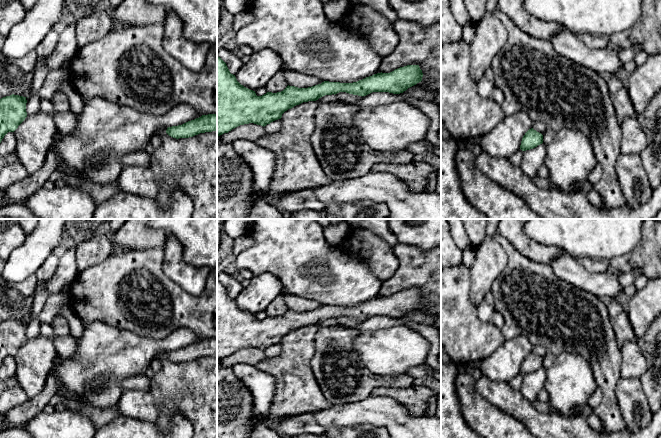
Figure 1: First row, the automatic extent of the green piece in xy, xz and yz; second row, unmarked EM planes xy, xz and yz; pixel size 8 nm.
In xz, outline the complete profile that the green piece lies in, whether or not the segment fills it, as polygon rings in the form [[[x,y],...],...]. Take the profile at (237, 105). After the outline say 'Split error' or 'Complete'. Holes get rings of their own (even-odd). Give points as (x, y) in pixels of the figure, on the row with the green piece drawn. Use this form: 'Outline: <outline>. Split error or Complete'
Outline: [[[217,56],[217,137],[244,124],[254,123],[264,127],[281,119],[288,109],[325,95],[339,92],[362,97],[372,92],[400,94],[421,82],[422,77],[419,65],[407,65],[353,83],[324,81],[308,88],[288,85],[281,92],[257,96],[255,91],[241,85],[226,63]]]. Complete

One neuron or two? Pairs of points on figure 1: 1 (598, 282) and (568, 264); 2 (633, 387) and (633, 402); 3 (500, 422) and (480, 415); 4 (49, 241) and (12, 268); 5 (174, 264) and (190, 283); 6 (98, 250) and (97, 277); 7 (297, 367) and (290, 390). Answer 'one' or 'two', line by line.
1: one
2: one
3: one
4: one
5: one
6: two
7: one

